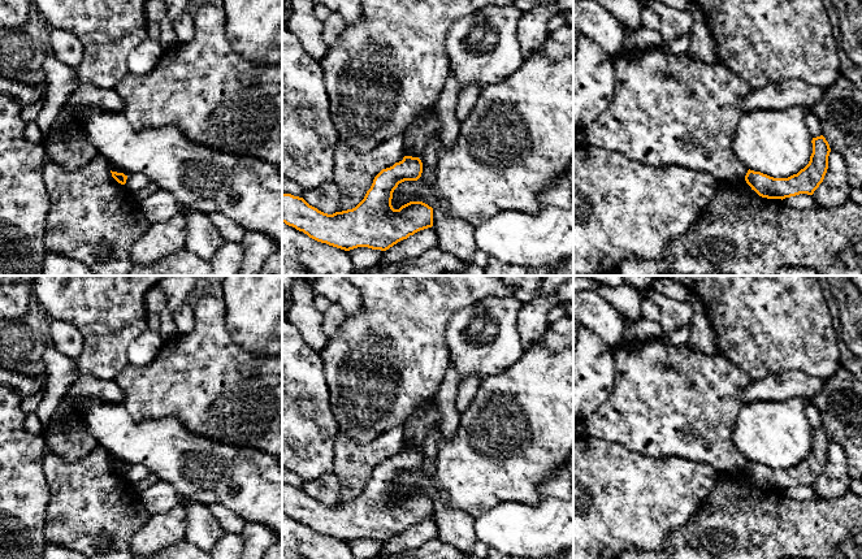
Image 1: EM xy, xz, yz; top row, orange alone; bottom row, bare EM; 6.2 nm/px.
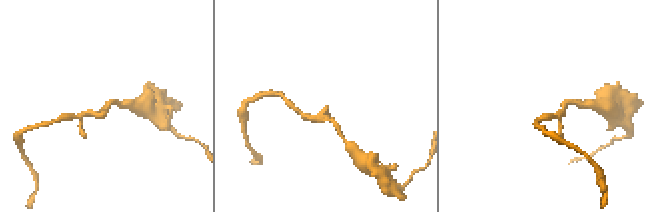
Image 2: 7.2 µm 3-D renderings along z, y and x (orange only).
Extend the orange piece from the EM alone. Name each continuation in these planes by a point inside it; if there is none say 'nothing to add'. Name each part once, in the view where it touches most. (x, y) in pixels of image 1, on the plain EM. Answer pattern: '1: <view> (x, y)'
nothing to add

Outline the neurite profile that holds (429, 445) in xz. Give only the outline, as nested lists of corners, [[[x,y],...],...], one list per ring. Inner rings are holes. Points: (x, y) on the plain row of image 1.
[[[433,428],[428,432],[425,439],[420,446],[420,451],[423,454],[423,468],[428,476],[434,474],[434,462],[437,458],[437,447],[439,441],[442,439],[442,434],[438,428]]]

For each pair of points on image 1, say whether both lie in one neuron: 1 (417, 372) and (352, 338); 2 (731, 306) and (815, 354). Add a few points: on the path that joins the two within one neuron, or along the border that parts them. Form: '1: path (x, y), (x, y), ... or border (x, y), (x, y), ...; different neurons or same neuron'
1: path (402, 363), (394, 356), (368, 351); same neuron
2: path (752, 307), (762, 307), (795, 333); same neuron

